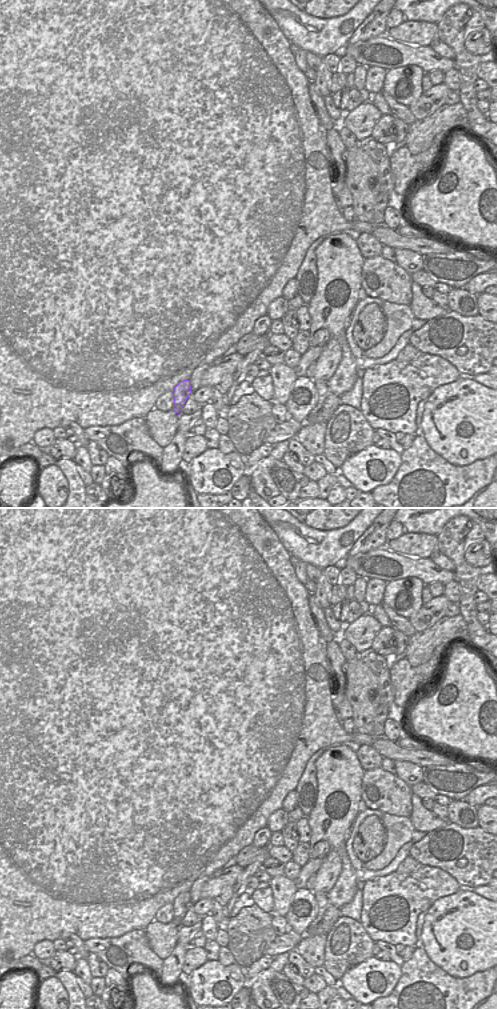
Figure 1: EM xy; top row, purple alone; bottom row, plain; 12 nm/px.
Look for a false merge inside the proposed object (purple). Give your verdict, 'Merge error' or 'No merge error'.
No merge error.

